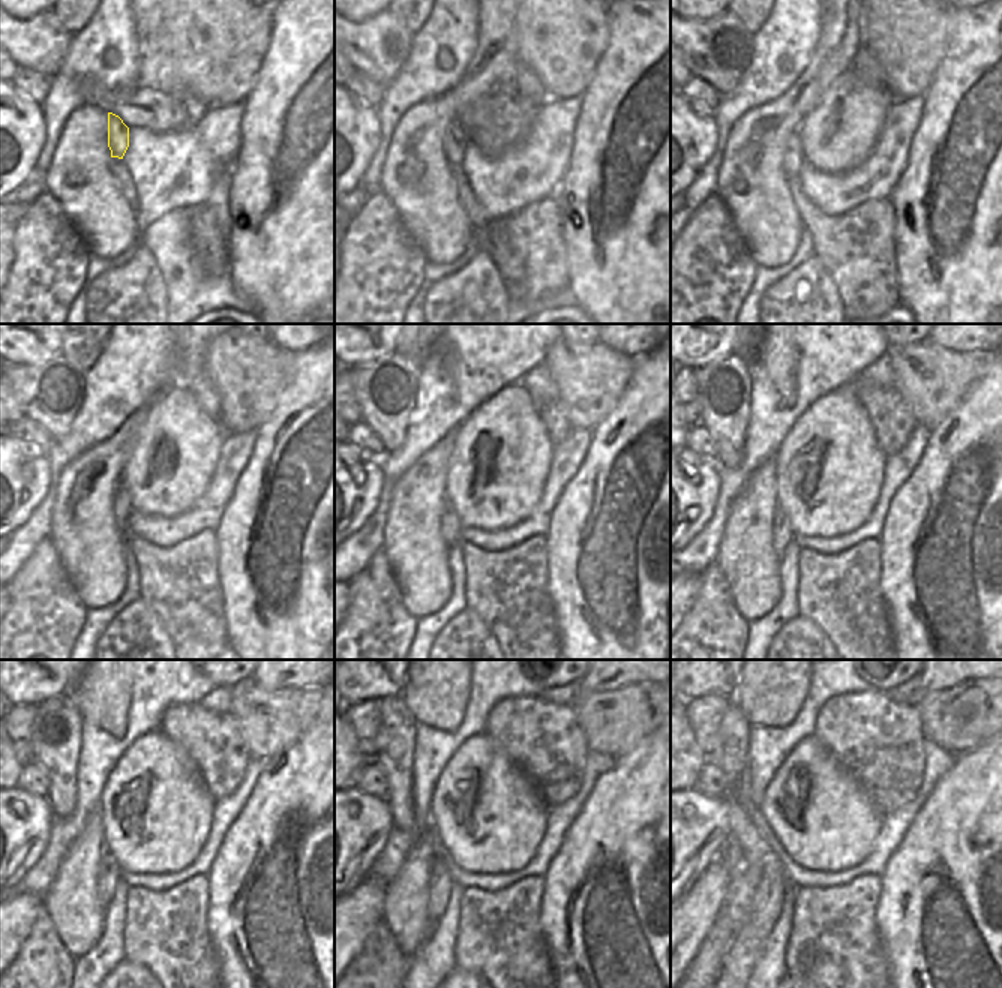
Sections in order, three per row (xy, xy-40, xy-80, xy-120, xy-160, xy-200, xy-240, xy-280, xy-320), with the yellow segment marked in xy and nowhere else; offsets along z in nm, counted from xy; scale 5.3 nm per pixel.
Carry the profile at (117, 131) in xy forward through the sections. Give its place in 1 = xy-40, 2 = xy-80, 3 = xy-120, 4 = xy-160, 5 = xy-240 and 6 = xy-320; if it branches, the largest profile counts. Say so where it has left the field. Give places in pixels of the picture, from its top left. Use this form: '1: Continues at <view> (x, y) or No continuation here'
1: Continues at xy-40 (456, 137)
2: Continues at xy-80 (792, 155)
3: Continues at xy-120 (120, 502)
4: Continues at xy-160 (450, 526)
5: Continues at xy-240 (108, 874)
6: Continues at xy-320 (746, 949)

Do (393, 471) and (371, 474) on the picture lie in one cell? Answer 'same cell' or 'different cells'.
different cells

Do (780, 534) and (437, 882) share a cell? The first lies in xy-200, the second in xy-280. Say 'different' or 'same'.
same

